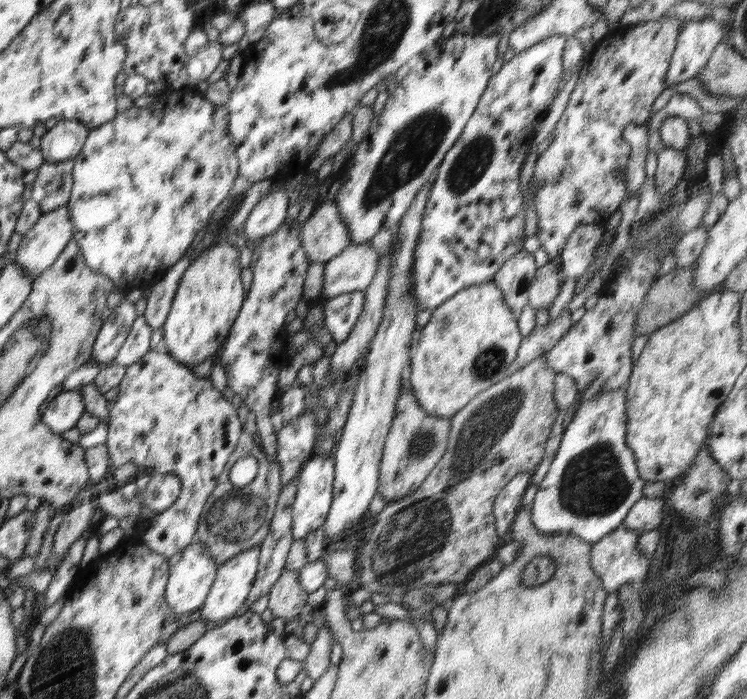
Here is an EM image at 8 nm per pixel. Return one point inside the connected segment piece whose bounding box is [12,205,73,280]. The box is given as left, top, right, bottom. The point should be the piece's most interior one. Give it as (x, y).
(40, 246)

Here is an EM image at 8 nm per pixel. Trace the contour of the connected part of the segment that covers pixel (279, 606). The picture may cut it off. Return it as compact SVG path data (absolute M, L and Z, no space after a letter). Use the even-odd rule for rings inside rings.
M285 569L268 594L267 607L274 617L288 620L299 615L301 608L306 604L307 594L300 586L298 573Z

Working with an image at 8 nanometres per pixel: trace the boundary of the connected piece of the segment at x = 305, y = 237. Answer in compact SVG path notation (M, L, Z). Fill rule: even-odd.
M332 201L321 202L314 208L312 214L303 224L302 232L299 235L301 247L310 262L327 263L331 258L334 258L334 255L340 254L342 250L351 244L347 226L341 221L339 208Z

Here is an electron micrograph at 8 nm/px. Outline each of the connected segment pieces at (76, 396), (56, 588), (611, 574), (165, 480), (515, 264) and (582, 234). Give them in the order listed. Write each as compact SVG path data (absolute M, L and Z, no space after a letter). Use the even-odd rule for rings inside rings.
M62 390L44 409L43 421L53 433L72 428L85 413L81 390Z
M84 538L76 540L69 548L68 554L62 563L55 568L55 573L50 582L50 586L45 591L46 606L49 607L54 602L58 602L60 598L69 592L70 584L74 584L75 576L78 574L80 569L80 561L83 557L84 548L87 541Z
M621 525L591 546L590 564L594 575L602 580L602 588L607 593L620 590L624 585L641 586L646 582L650 559L640 554L636 548L638 534Z
M177 474L152 475L146 488L141 491L143 504L153 512L162 513L172 507L181 493L181 480Z
M524 250L517 252L511 256L494 275L493 281L498 285L498 288L503 292L503 299L515 316L520 316L529 302L527 290L529 284L534 278L537 271L533 253Z
M580 224L569 236L557 259L560 263L562 281L578 280L586 272L597 254L604 232L604 225Z

